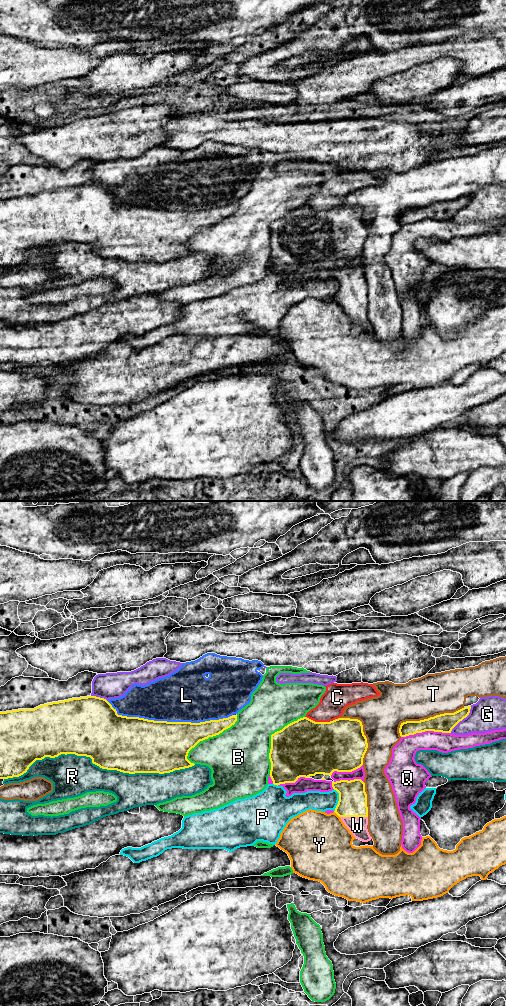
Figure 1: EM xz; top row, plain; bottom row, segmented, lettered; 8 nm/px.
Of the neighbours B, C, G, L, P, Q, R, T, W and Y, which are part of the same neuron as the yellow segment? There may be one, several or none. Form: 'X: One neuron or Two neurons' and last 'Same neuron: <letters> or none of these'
B: Two neurons
C: Two neurons
G: Two neurons
L: Two neurons
P: Two neurons
Q: Two neurons
R: Two neurons
T: Two neurons
W: One neuron
Y: Two neurons
Same neuron: W

